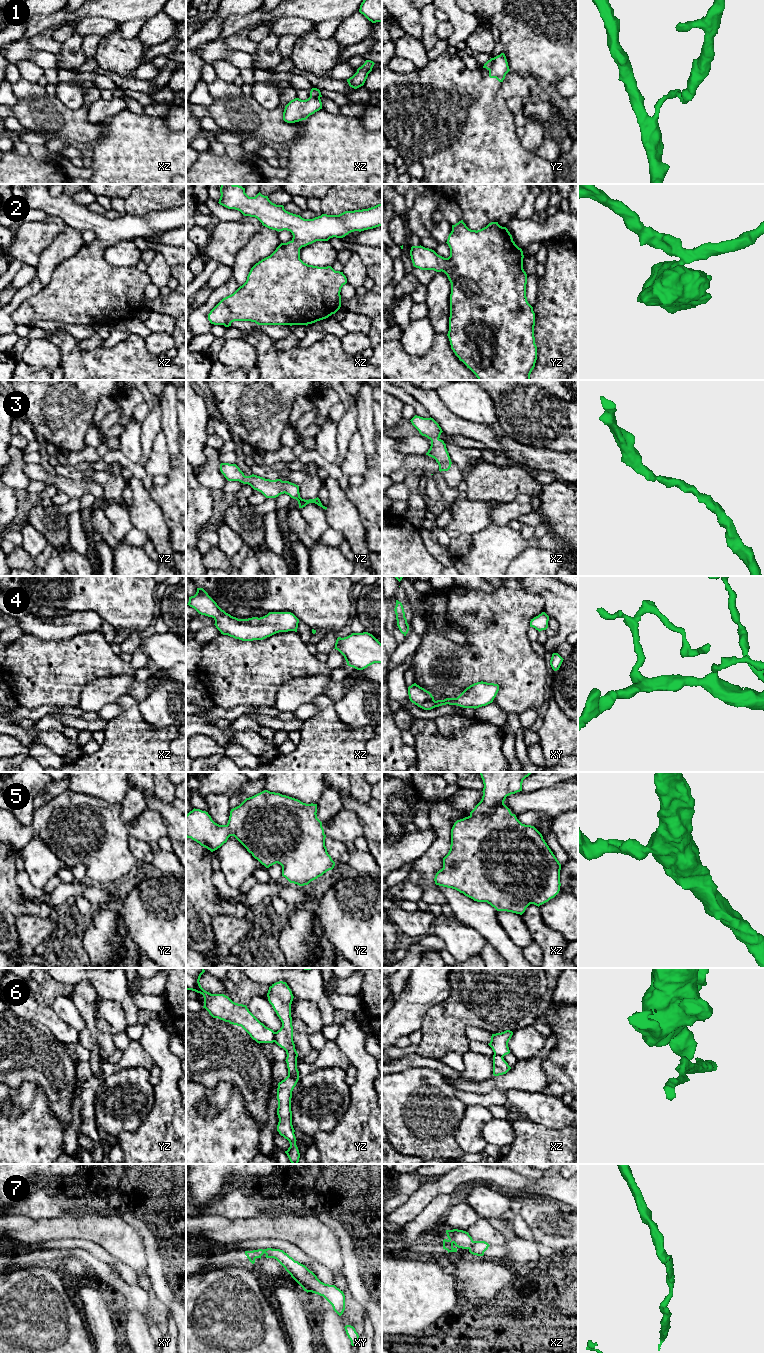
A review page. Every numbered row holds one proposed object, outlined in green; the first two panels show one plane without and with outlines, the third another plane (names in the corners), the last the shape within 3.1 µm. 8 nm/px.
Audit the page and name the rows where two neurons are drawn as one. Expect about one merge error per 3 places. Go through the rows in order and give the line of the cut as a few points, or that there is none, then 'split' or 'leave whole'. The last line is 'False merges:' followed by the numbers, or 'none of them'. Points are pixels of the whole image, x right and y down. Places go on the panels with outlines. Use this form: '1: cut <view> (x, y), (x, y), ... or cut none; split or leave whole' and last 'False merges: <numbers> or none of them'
1: cut yz (492, 58), (489, 71); split
2: cut none; leave whole
3: cut none; leave whole
4: cut none; leave whole
5: cut none; leave whole
6: cut yz (275, 1032), (273, 1041); split
7: cut none; leave whole
False merges: 1, 6

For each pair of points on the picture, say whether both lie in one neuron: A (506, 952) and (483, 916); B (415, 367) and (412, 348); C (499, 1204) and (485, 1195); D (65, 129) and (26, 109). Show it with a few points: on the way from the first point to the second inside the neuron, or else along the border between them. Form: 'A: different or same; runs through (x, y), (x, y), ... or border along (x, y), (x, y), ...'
A: same; runs through (502, 943), (487, 925)
B: different; border along (399, 339), (410, 355), (423, 355), (432, 344)
C: same; runs through (496, 1203), (493, 1203), (488, 1198)
D: same; runs through (55, 120), (36, 110)

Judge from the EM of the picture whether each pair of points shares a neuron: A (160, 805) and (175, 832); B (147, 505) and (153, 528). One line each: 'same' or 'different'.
A: same
B: same

